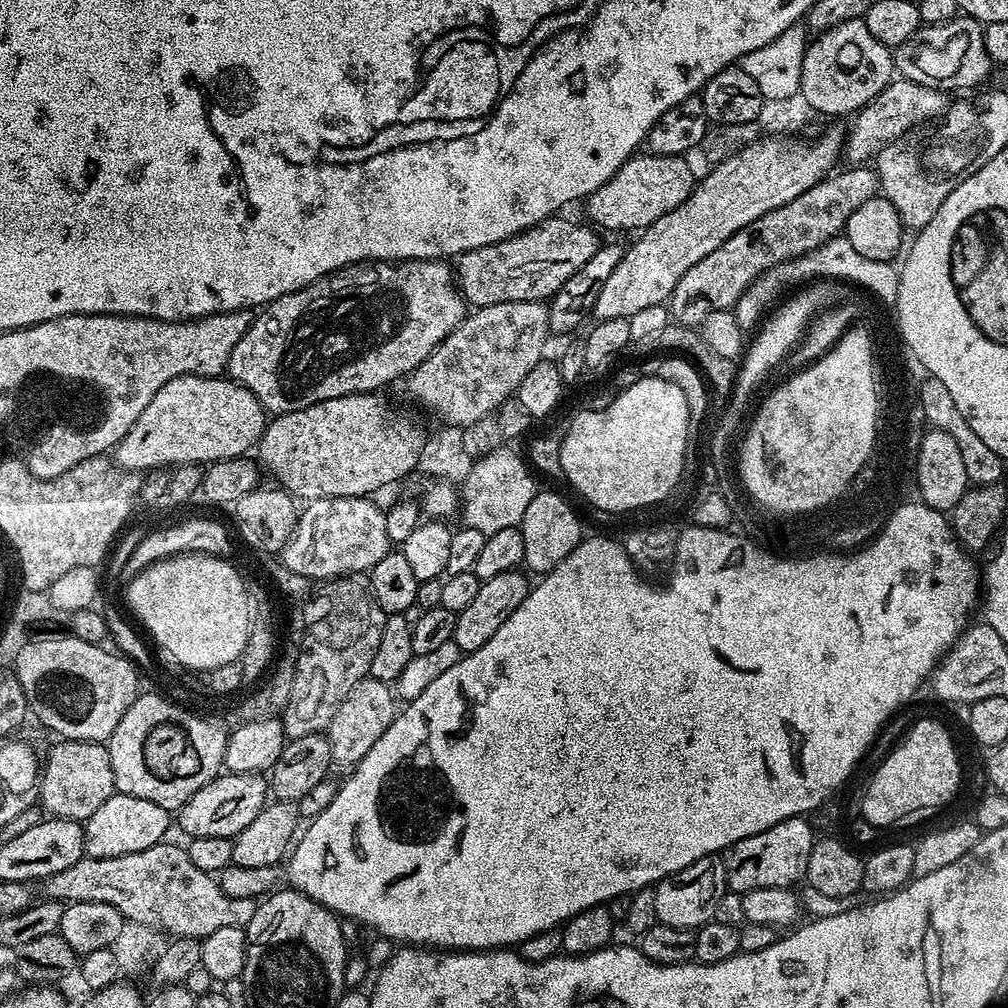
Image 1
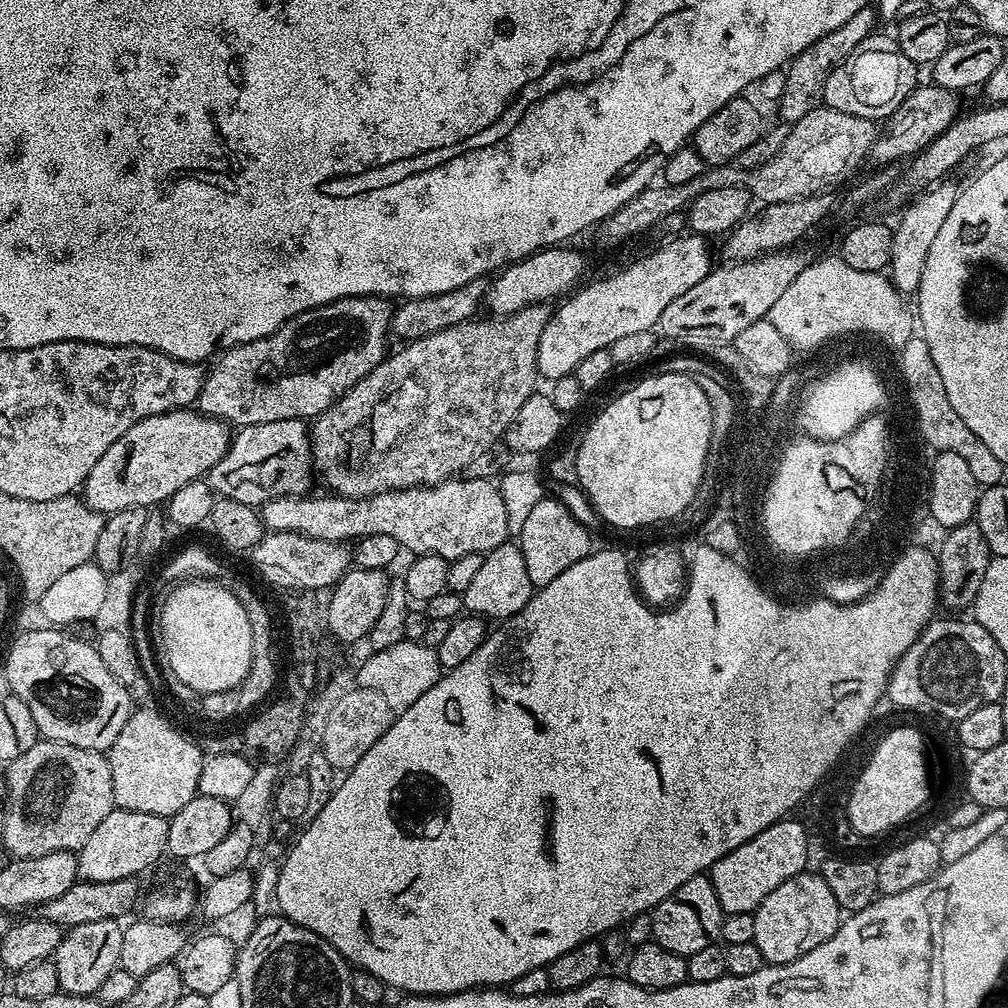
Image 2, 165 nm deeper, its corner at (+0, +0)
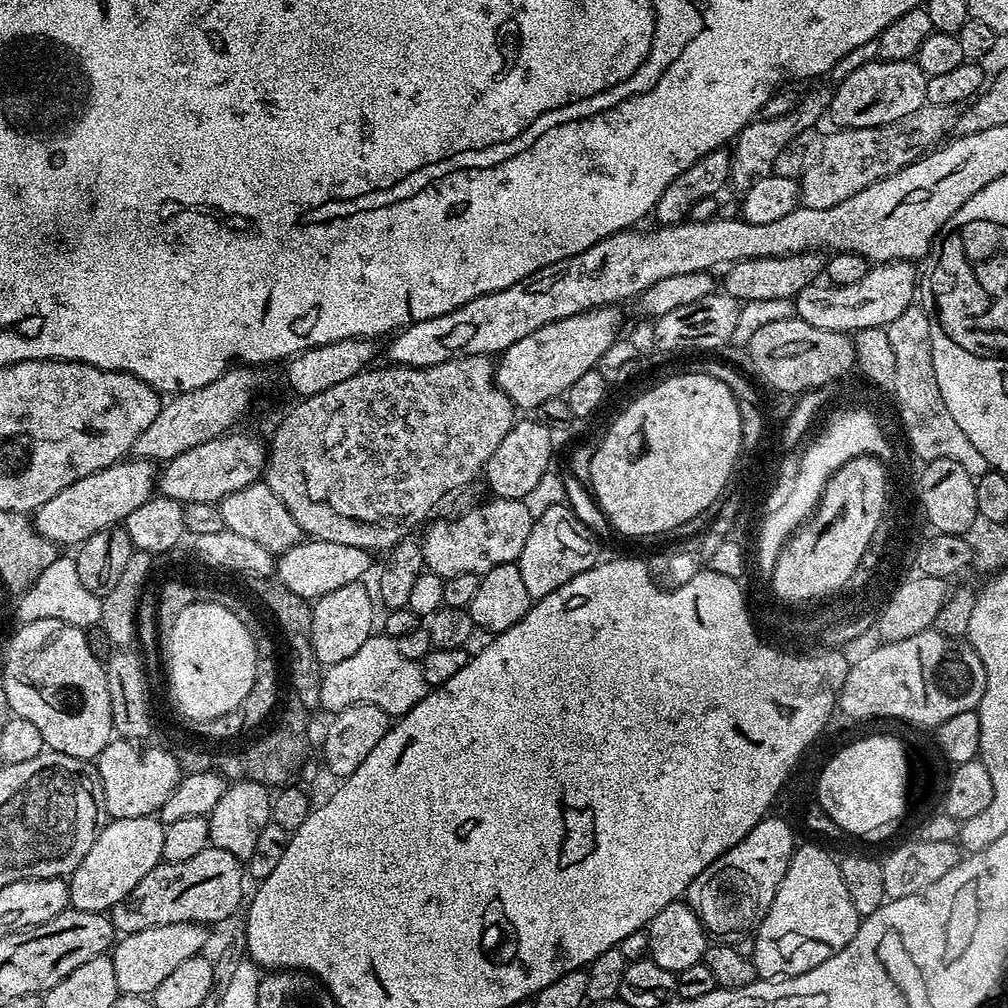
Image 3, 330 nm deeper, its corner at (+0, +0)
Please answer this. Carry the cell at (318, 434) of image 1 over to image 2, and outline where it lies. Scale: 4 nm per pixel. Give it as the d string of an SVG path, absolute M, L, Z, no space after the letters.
M283 420L243 425L233 435L226 454L208 472L206 483L219 497L260 508L276 497L305 495L312 476L314 480L309 425L302 420Z

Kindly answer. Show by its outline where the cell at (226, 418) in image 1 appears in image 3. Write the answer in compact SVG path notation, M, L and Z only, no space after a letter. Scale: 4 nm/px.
M125 458L119 464L111 464L74 482L74 486L66 486L62 494L54 494L50 502L37 508L34 513L36 533L57 546L79 546L98 530L119 525L127 516L134 514L142 502L151 498L157 484L158 468L153 461Z

